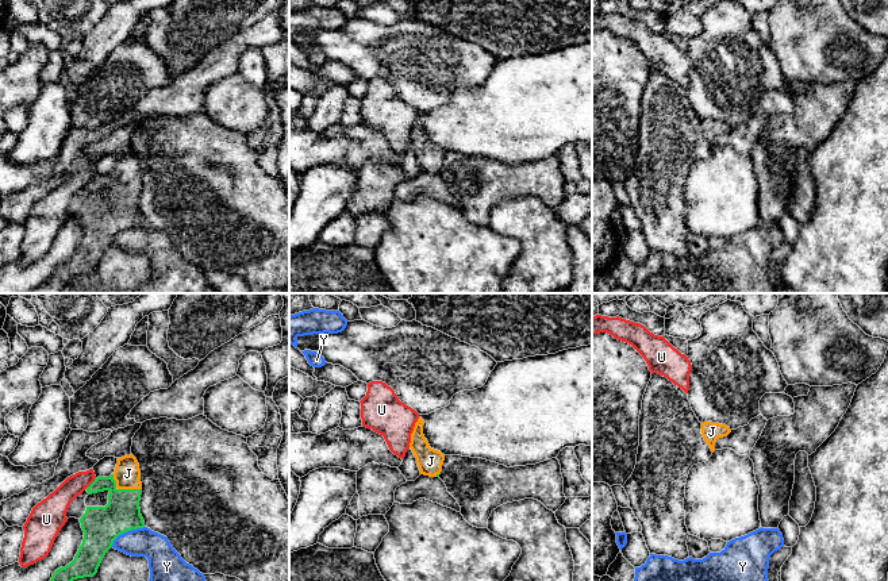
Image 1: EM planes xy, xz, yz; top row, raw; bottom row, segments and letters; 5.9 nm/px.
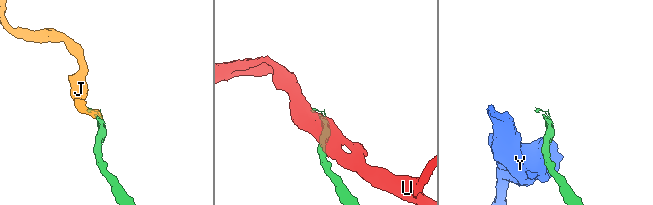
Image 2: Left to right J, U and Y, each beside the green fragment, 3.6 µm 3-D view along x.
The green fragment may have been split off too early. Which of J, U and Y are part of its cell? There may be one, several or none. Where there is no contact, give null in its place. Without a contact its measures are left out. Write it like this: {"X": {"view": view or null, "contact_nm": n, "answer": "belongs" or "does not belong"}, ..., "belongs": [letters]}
{"J": {"view": "xy", "contact_nm": 200, "answer": "belongs"}, "U": {"view": "xy", "contact_nm": 90, "answer": "does not belong"}, "Y": {"view": "xy", "contact_nm": 240, "answer": "does not belong"}, "belongs": ["J"]}

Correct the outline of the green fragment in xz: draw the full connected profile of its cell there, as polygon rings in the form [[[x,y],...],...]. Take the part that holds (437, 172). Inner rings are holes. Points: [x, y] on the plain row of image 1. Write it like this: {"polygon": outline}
{"polygon": [[[419,115],[415,120],[414,128],[411,131],[410,145],[416,155],[420,172],[439,174],[445,153],[441,149],[430,145],[423,132],[423,120],[424,118],[422,115]]]}

